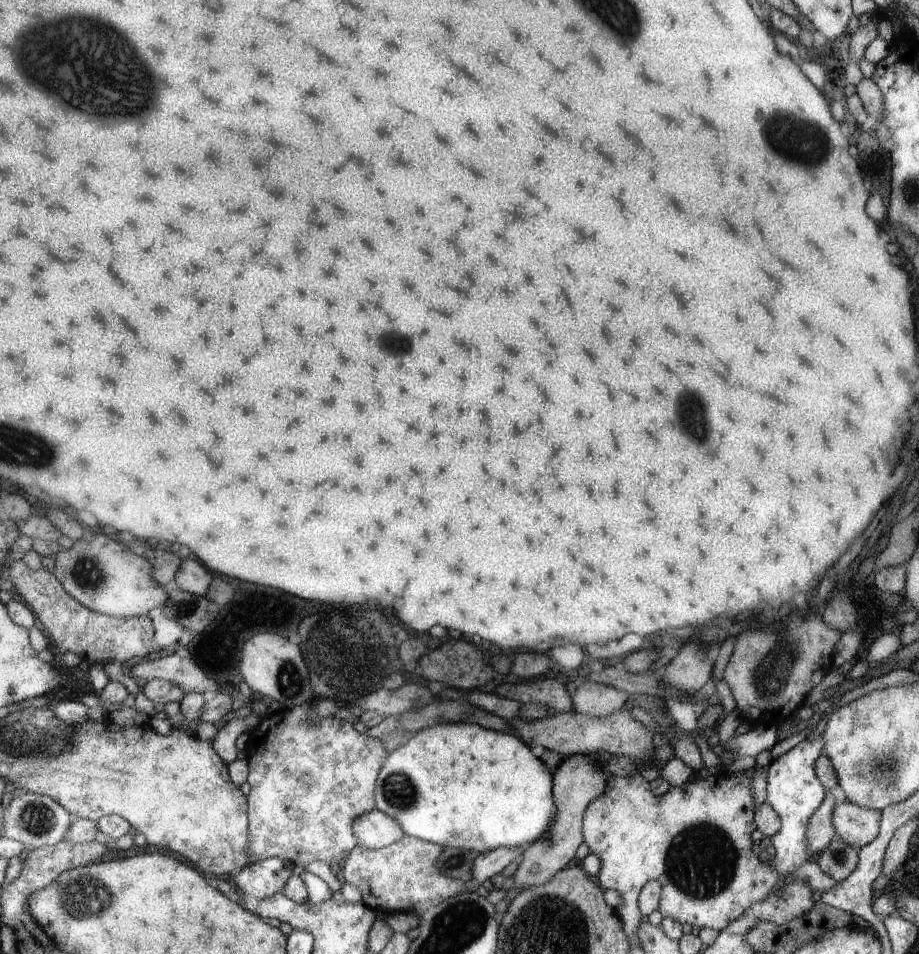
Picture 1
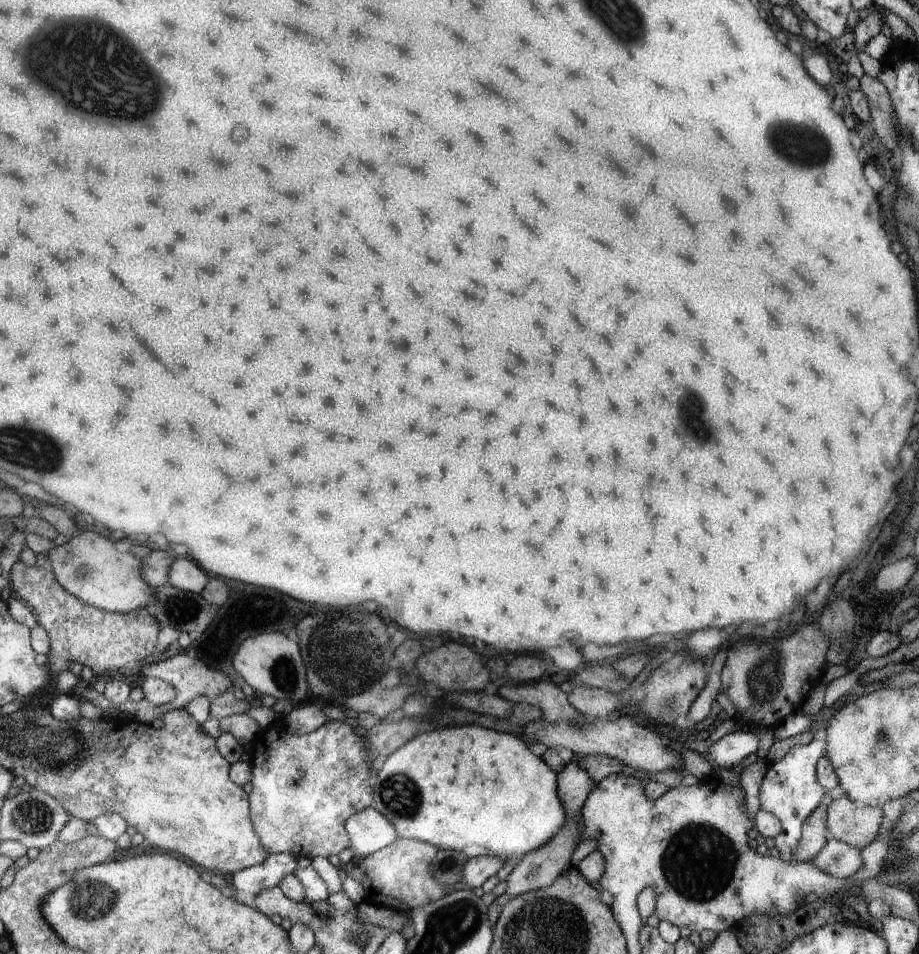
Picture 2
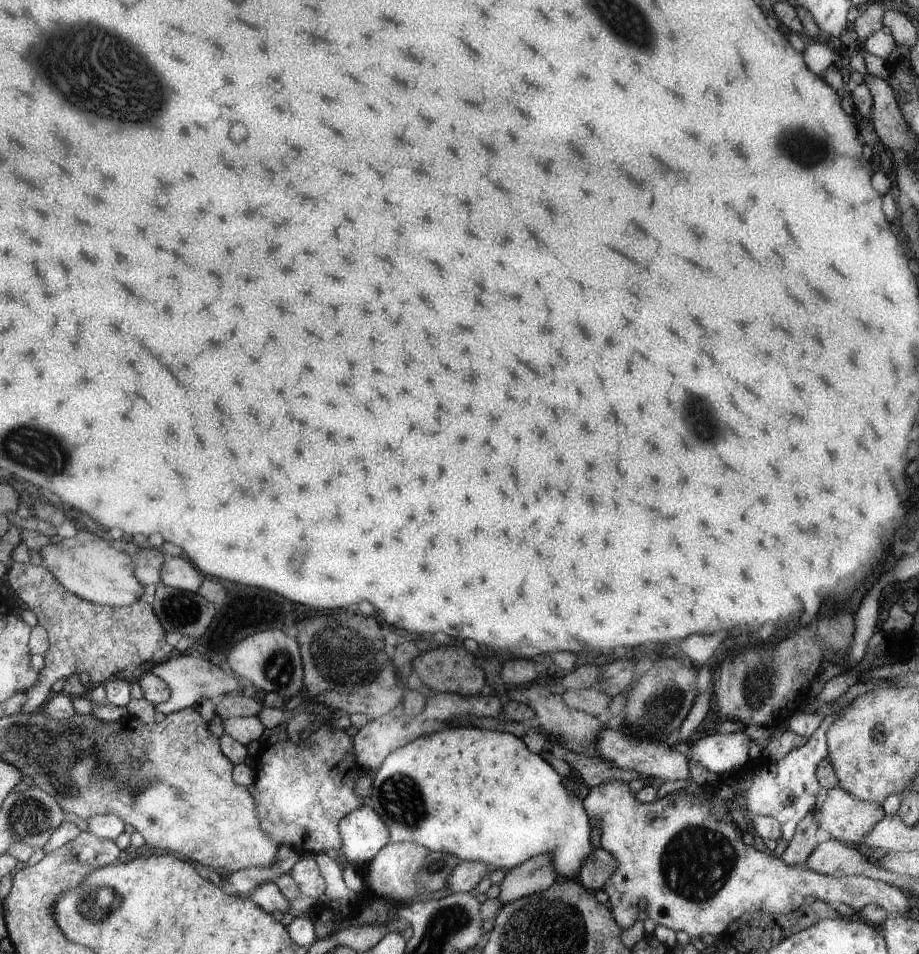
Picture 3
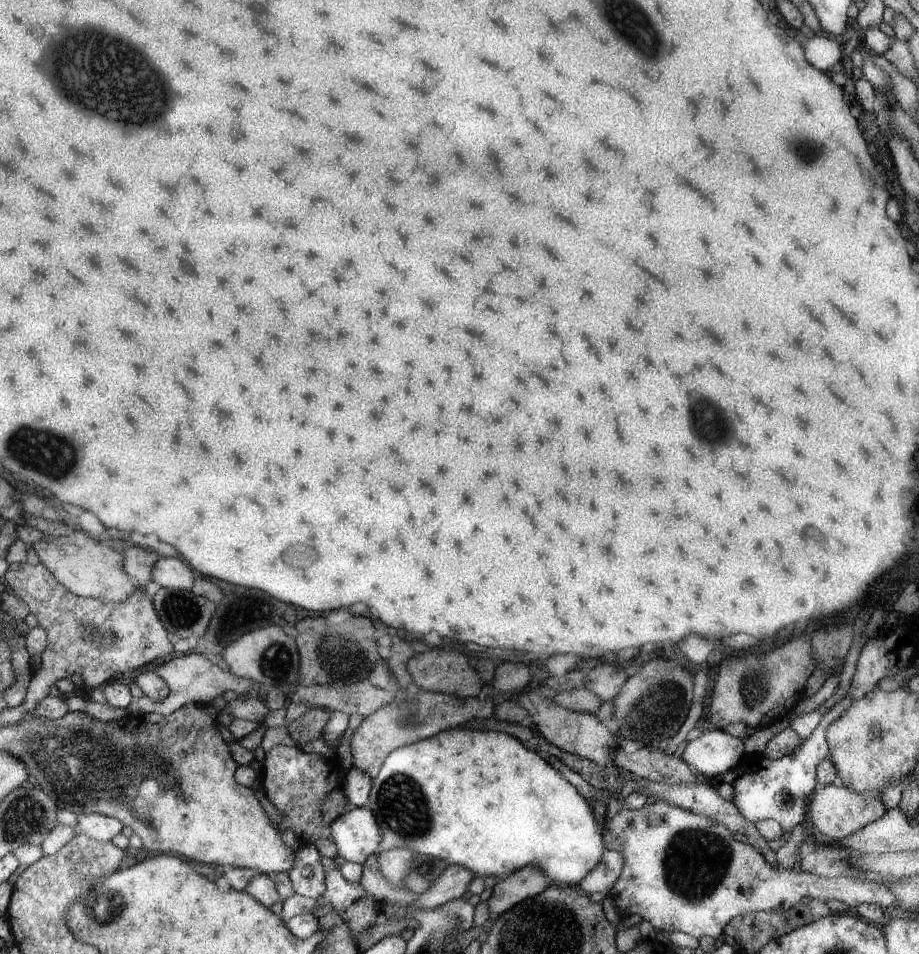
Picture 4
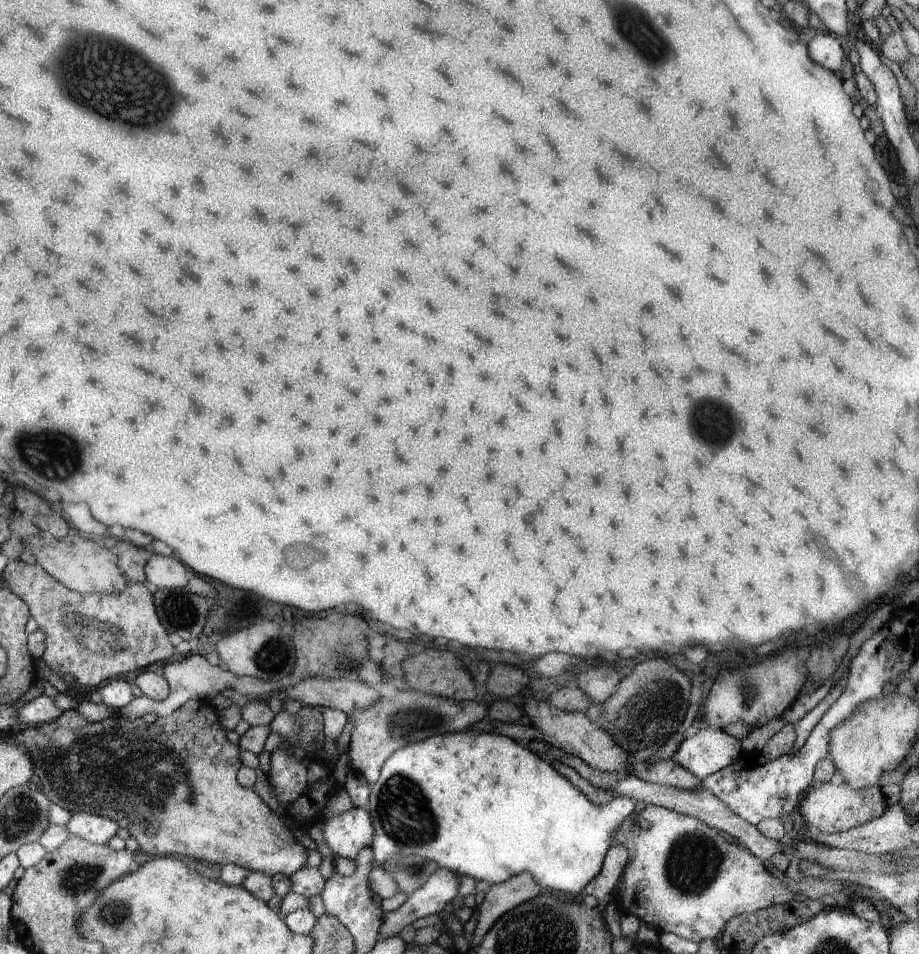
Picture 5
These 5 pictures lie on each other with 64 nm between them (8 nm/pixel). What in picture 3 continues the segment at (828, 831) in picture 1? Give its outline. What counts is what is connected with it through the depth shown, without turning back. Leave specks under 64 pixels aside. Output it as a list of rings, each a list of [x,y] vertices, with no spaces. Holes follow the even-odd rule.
[[[817,812],[807,814],[799,824],[797,824],[797,832],[793,834],[793,838],[789,840],[785,852],[779,856],[779,860],[783,860],[787,866],[803,866],[807,862],[807,856],[813,852],[813,848],[817,846],[815,842],[815,830],[819,828],[817,822]]]

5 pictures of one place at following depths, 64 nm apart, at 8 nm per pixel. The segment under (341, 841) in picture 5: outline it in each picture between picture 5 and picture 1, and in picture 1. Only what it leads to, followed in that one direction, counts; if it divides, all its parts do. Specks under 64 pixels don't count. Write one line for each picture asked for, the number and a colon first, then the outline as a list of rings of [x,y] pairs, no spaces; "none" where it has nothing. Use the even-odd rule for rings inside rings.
1: [[[375,808],[371,812],[365,812],[357,820],[353,820],[351,828],[353,828],[355,838],[359,840],[357,846],[361,846],[365,850],[387,848],[405,836],[403,830],[399,828],[399,824],[391,816],[375,810]]]
2: [[[371,806],[349,816],[345,820],[345,830],[349,836],[349,850],[353,852],[353,858],[371,856],[397,840],[395,828]]]
3: [[[367,804],[343,816],[337,824],[341,836],[339,862],[365,868],[373,856],[389,844],[389,832],[381,818]]]
4: [[[349,808],[331,822],[329,842],[337,846],[337,860],[361,864],[369,854],[375,854],[381,842],[381,830],[371,810]]]

